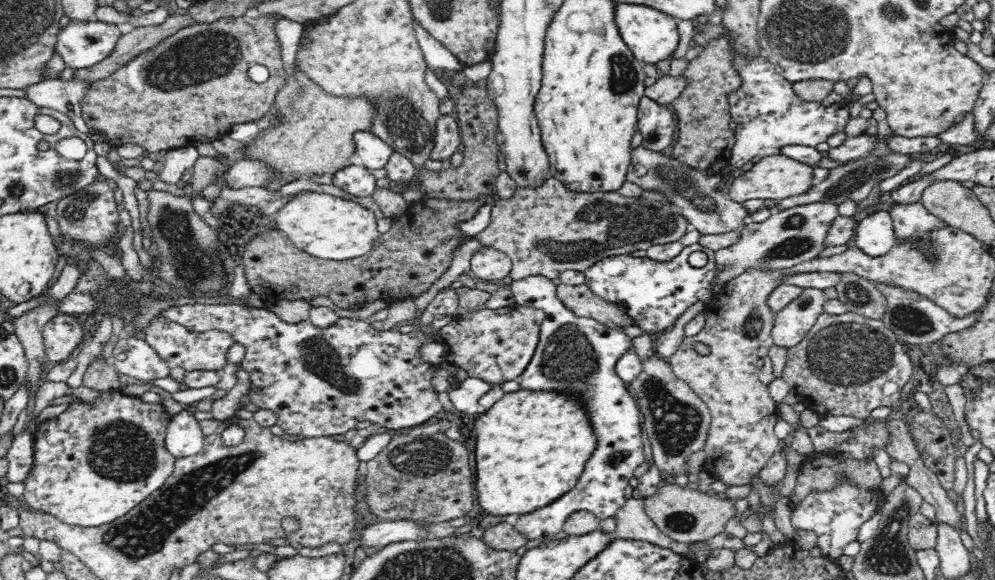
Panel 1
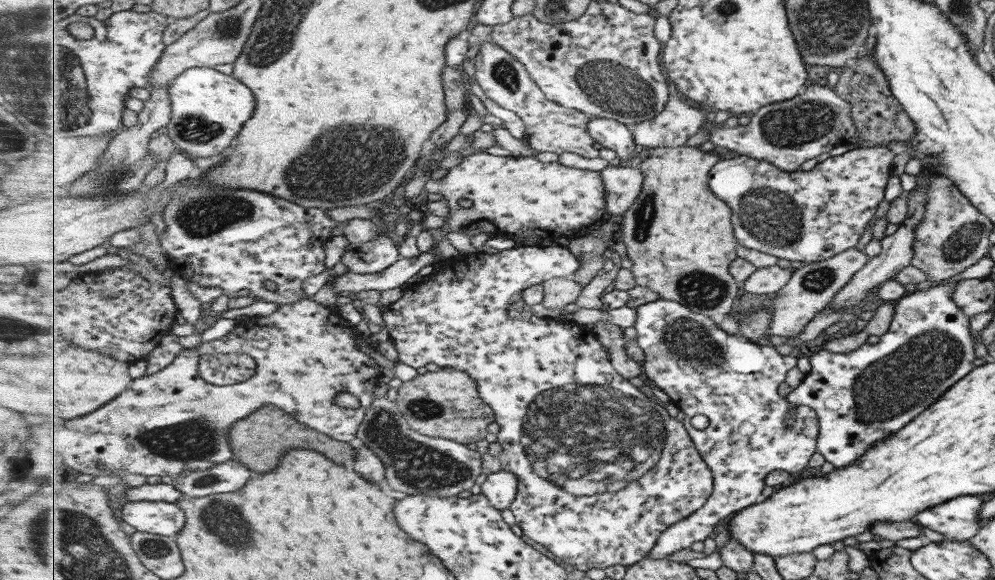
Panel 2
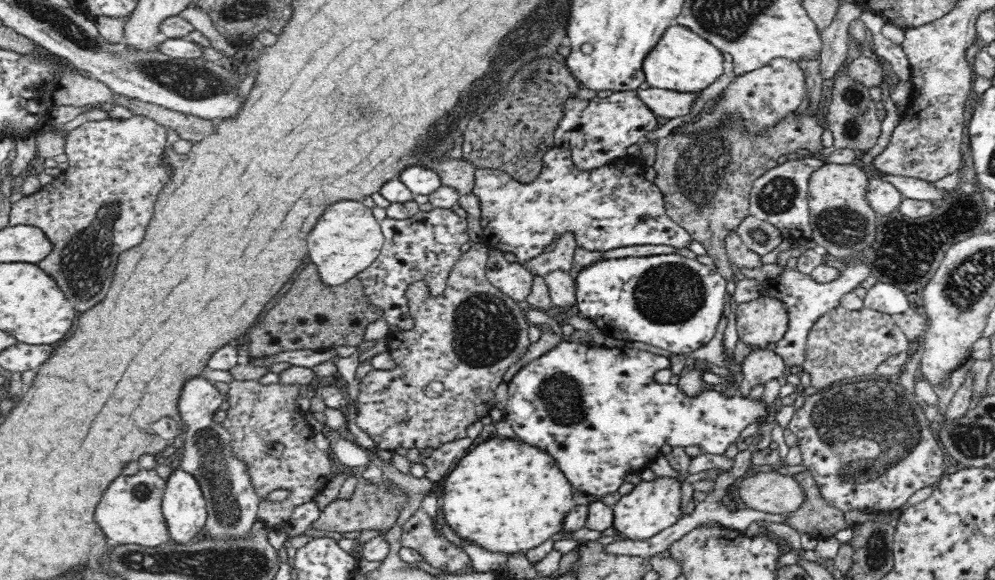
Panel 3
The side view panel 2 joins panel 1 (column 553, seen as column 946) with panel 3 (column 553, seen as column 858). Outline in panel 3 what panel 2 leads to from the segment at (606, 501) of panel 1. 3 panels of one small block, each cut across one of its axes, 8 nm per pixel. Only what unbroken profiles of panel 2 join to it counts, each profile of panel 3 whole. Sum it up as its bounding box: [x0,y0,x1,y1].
[503,341,774,500]

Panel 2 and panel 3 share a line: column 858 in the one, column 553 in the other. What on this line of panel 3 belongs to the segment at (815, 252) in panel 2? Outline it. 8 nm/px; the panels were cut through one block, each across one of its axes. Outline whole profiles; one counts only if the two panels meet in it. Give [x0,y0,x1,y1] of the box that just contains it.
[472,146,693,264]

